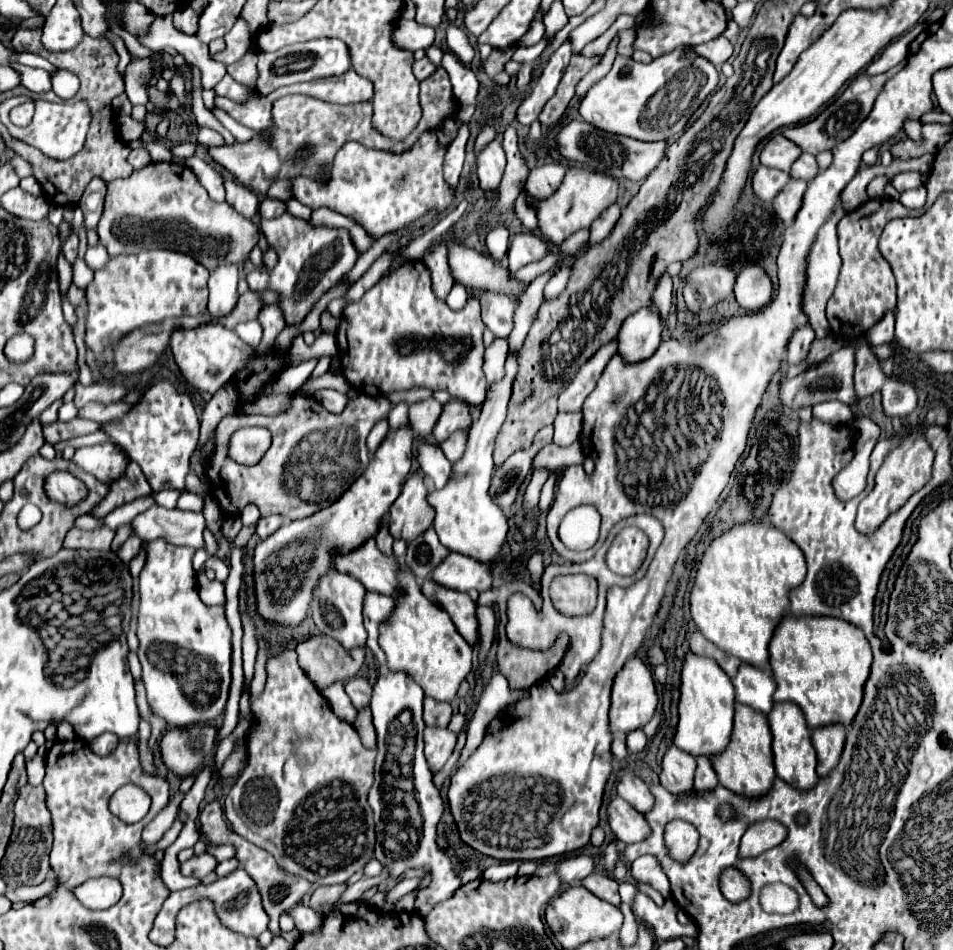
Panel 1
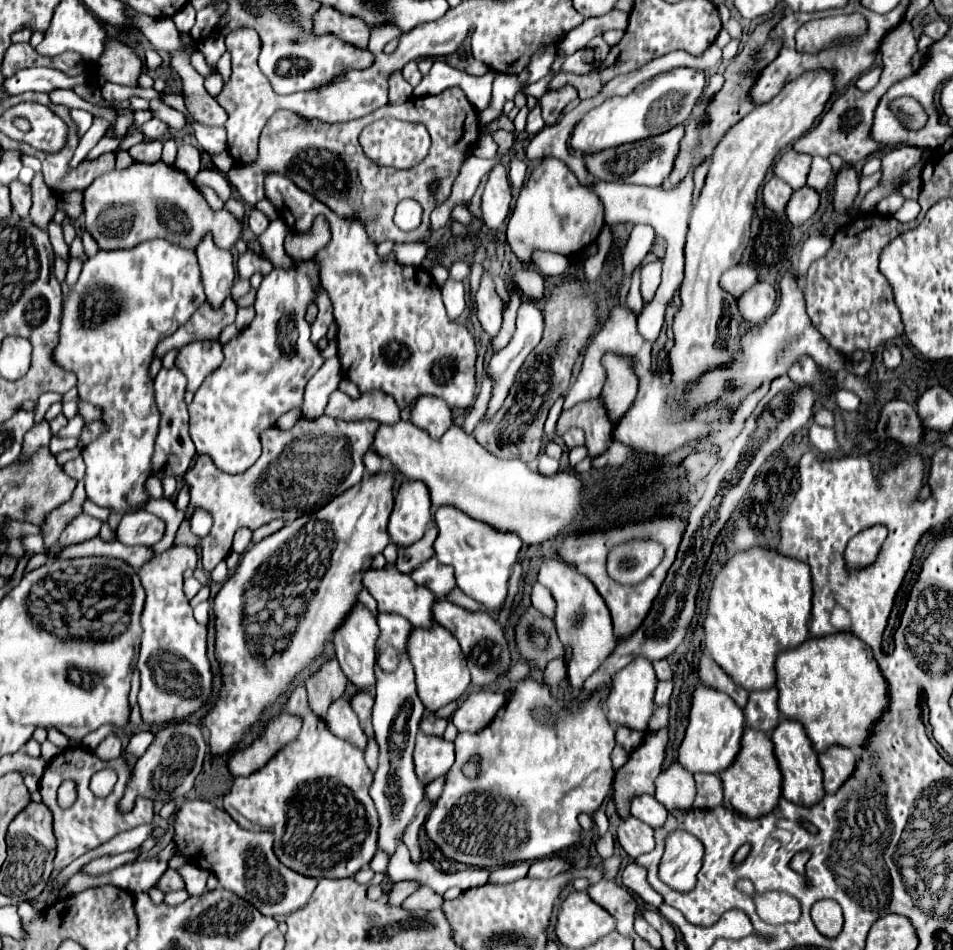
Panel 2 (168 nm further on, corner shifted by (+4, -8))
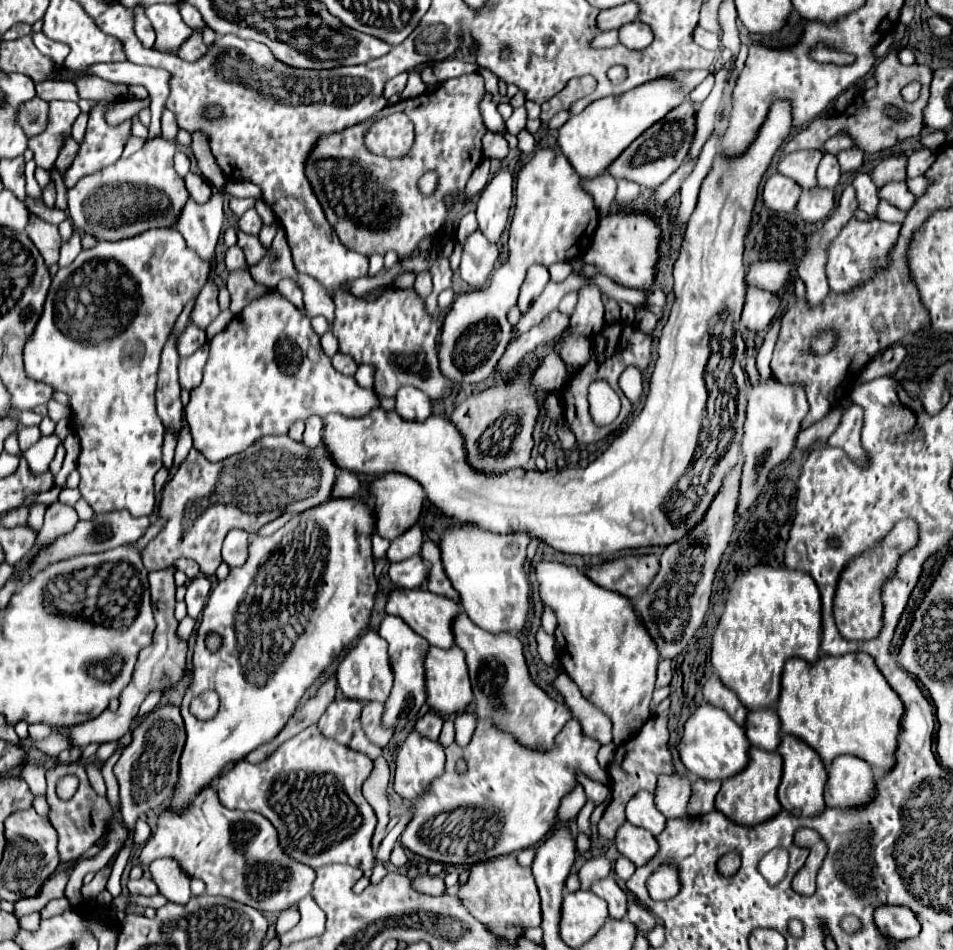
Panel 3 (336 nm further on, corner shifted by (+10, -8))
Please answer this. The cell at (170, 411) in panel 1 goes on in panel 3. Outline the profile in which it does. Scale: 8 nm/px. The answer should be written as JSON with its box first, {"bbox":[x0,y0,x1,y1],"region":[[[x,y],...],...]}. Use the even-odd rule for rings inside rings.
{"bbox":[156,333,182,433],"region":[[[170,333],[162,359],[160,359],[160,369],[158,369],[158,389],[156,389],[156,403],[158,403],[158,415],[162,423],[168,427],[174,427],[178,433],[180,429],[180,413],[182,413],[182,403],[180,403],[180,385],[178,385],[178,335]]]}

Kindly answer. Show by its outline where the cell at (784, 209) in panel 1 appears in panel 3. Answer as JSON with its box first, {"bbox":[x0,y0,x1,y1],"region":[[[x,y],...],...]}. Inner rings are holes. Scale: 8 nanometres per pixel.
{"bbox":[796,187,834,223],"region":[[[814,187],[814,189],[804,189],[802,197],[798,201],[796,213],[808,221],[808,223],[816,223],[822,221],[830,215],[830,211],[834,209],[834,189],[822,189],[822,187]]]}

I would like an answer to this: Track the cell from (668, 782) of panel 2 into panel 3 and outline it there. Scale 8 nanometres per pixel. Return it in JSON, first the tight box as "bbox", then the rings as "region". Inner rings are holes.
{"bbox":[656,775,690,819],"region":[[[660,775],[656,789],[656,807],[666,819],[686,817],[686,805],[690,799],[690,781],[678,775]]]}

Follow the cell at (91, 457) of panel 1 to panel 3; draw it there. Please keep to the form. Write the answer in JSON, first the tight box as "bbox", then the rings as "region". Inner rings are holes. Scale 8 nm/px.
{"bbox":[24,229,210,517],"region":[[[148,229],[146,233],[140,233],[130,239],[122,241],[98,241],[96,247],[84,249],[68,267],[60,267],[58,273],[52,277],[50,293],[44,303],[42,317],[38,319],[38,325],[34,327],[34,333],[30,335],[30,341],[26,341],[26,351],[24,351],[24,371],[28,379],[42,381],[50,385],[56,391],[62,391],[70,399],[70,409],[72,409],[72,427],[74,433],[80,439],[80,457],[78,457],[78,473],[80,473],[80,495],[88,501],[88,505],[96,513],[104,511],[116,511],[116,509],[128,509],[134,517],[144,517],[150,515],[154,509],[154,475],[162,467],[162,433],[164,425],[156,413],[156,401],[154,401],[154,391],[156,391],[156,371],[160,365],[160,353],[162,347],[182,313],[184,305],[200,293],[204,283],[210,277],[210,261],[200,259],[192,249],[188,249],[186,241],[180,237],[176,229]]]}

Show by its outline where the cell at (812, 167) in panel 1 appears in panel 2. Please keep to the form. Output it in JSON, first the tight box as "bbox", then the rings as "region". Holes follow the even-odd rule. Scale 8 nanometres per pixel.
{"bbox":[806,157,832,191],"region":[[[814,157],[812,159],[812,169],[808,171],[808,181],[806,185],[816,189],[816,191],[822,191],[826,187],[826,183],[830,181],[832,177],[832,167],[828,163],[828,159],[824,157]]]}

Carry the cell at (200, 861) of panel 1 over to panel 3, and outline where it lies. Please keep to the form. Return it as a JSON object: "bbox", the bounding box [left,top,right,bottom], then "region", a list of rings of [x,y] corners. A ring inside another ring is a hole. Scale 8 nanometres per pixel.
{"bbox":[128,875,158,895],"region":[[[146,875],[146,877],[142,877],[142,879],[138,879],[138,881],[128,881],[128,891],[132,893],[132,895],[156,895],[158,893],[158,887],[156,887],[156,883]]]}

